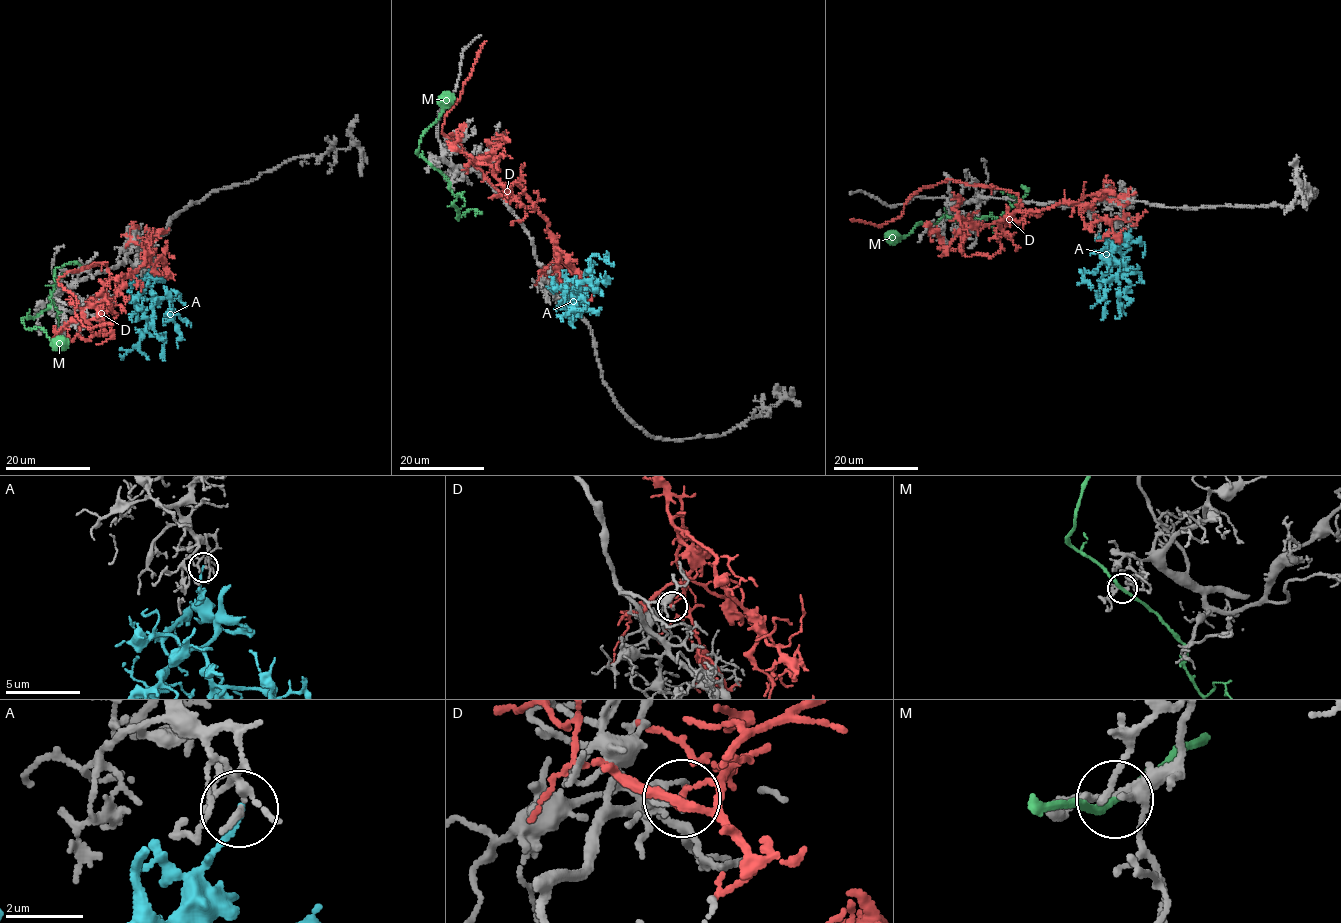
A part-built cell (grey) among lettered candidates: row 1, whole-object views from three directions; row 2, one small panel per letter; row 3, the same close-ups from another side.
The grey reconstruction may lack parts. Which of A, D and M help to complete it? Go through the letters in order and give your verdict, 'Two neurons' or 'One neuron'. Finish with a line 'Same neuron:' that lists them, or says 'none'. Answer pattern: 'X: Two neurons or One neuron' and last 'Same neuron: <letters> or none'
A: Two neurons
D: Two neurons
M: Two neurons
Same neuron: none

